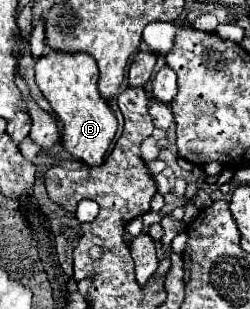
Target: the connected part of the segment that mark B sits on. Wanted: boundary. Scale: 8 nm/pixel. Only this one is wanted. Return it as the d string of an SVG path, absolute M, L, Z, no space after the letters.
M50 49L36 59L36 83L64 123L62 143L66 151L88 165L100 165L116 135L118 121L108 101L98 93L96 61L88 53L58 53Z

